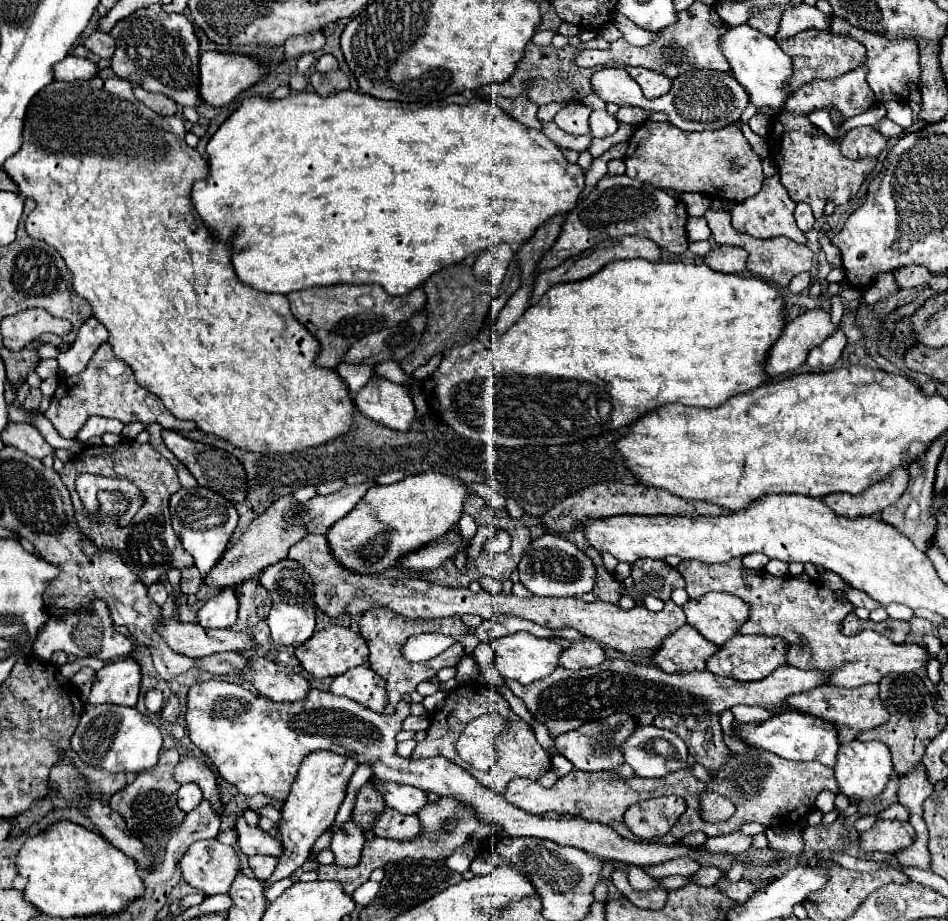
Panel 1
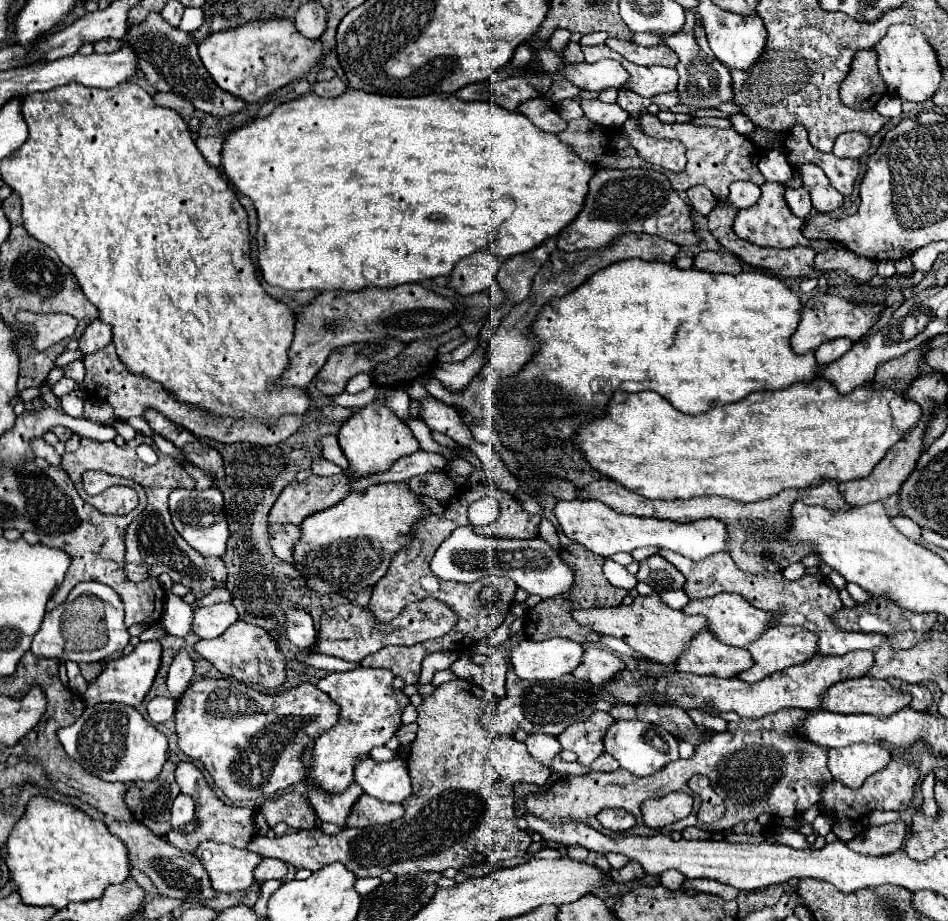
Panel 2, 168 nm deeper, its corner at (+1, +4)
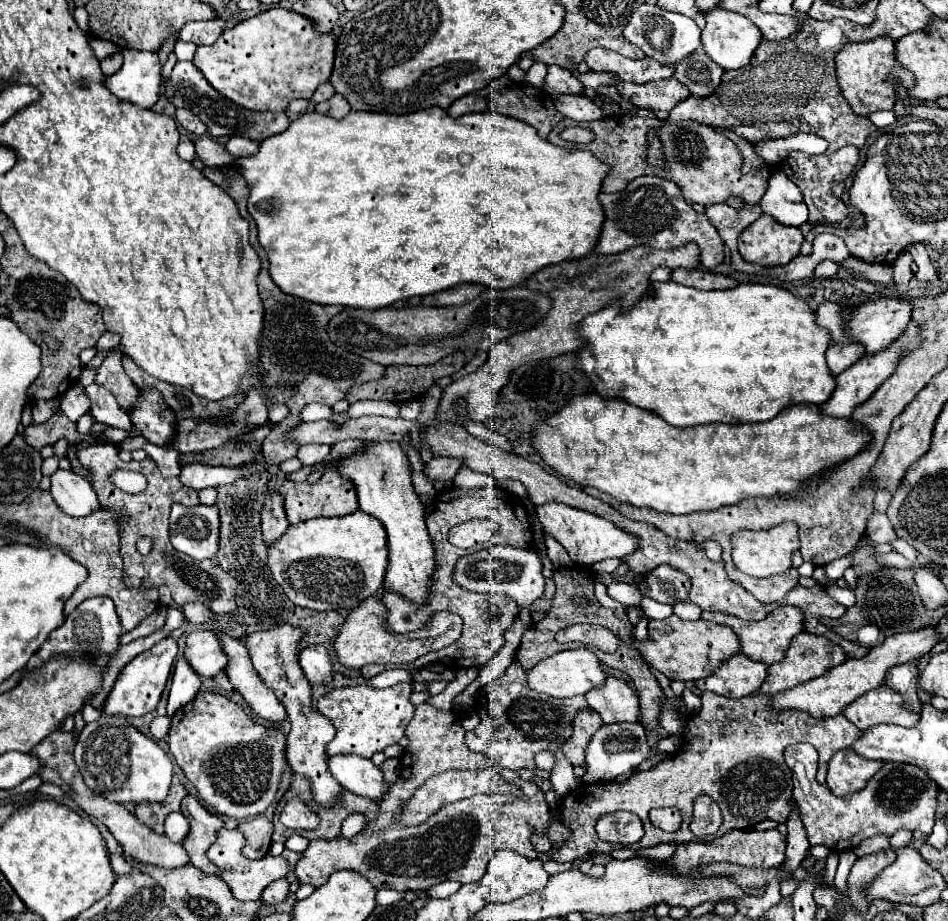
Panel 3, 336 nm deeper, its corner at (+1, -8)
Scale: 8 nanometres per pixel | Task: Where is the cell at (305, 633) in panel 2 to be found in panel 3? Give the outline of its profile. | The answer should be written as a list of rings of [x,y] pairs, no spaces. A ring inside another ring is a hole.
[[[308,646],[300,652],[300,666],[310,680],[310,684],[330,684],[332,666],[330,656],[324,646]]]

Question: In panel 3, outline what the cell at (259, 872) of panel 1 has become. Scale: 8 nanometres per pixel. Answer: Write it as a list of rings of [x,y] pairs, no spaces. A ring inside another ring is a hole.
[[[282,878],[282,880],[274,880],[272,884],[268,884],[268,886],[264,888],[260,900],[262,900],[264,904],[278,904],[278,902],[282,902],[286,896],[288,896],[288,882],[286,882],[286,878]]]

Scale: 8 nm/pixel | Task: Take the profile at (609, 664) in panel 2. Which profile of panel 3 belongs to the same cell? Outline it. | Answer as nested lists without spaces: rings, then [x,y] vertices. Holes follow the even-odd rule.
[[[608,674],[602,688],[586,692],[586,700],[602,716],[604,724],[638,720],[638,696],[624,678]]]

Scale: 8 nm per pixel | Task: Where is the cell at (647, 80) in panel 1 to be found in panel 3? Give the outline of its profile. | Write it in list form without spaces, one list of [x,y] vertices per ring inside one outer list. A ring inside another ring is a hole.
[[[616,78],[616,90],[622,98],[626,98],[638,108],[666,110],[666,112],[670,112],[678,102],[690,96],[688,88],[680,84],[676,78],[654,80],[646,84],[634,84],[634,82]]]

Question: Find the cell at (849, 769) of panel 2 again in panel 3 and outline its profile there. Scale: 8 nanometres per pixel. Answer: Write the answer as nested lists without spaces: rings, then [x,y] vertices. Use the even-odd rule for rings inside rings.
[[[838,750],[828,762],[828,786],[838,796],[848,796],[866,788],[868,780],[882,768],[880,760],[866,760],[854,750]]]

